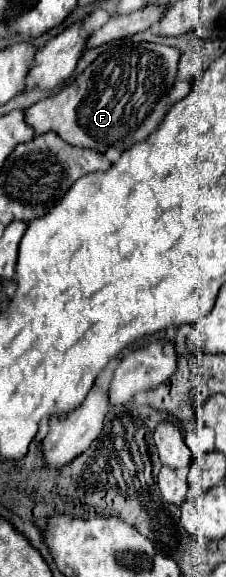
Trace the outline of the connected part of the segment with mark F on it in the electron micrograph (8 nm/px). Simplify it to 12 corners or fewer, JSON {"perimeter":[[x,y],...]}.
{"perimeter":[[124,41],[26,109],[36,135],[124,151],[164,119],[174,47]]}

